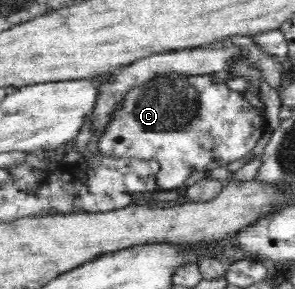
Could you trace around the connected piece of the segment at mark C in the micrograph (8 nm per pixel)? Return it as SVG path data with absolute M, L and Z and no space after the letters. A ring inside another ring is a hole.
M170 74L127 93L121 108L99 139L99 150L108 158L156 161L160 164L160 171L156 171L156 189L171 191L182 186L194 171L226 167L232 161L243 160L256 147L267 127L264 107L257 108L242 92L230 89L226 82L216 82L213 75Z

